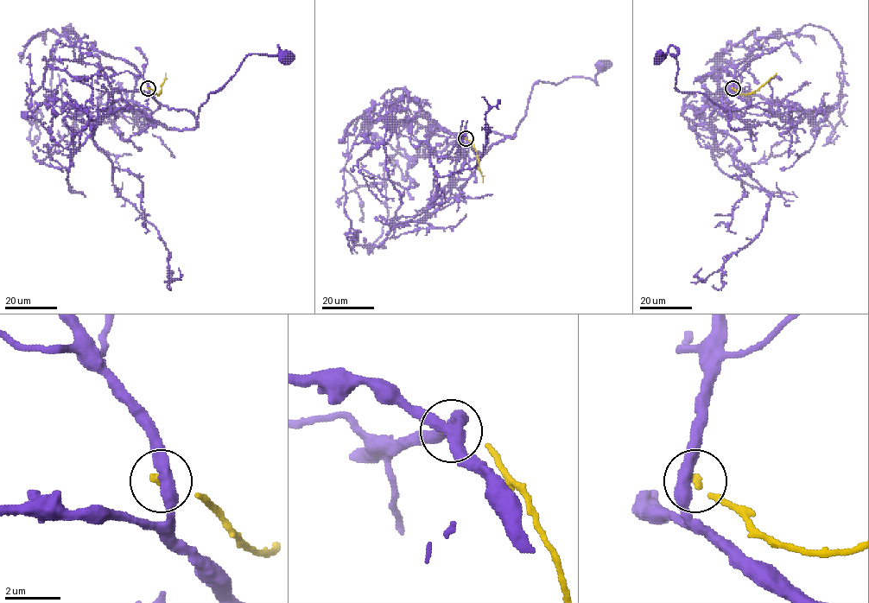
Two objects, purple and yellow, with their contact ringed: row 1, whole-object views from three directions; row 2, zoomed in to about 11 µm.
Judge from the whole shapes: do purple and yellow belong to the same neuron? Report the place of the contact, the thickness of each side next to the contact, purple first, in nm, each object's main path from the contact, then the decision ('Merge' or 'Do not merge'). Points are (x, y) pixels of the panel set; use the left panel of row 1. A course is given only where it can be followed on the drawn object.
Place: (148, 88). Thickness 440 nm (purple) against 240 nm. Course of purple: (148, 88), (169, 110), (197, 117), (209, 93), (249, 54), (277, 56), (278, 45), (286, 57). Course of yellow: (148, 88), (158, 94), (166, 72). Do not merge

